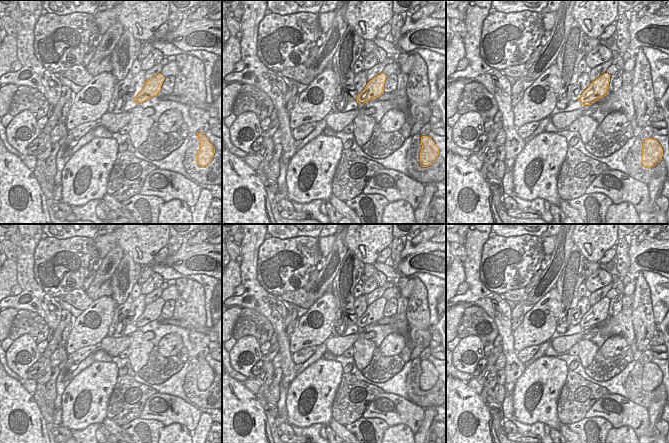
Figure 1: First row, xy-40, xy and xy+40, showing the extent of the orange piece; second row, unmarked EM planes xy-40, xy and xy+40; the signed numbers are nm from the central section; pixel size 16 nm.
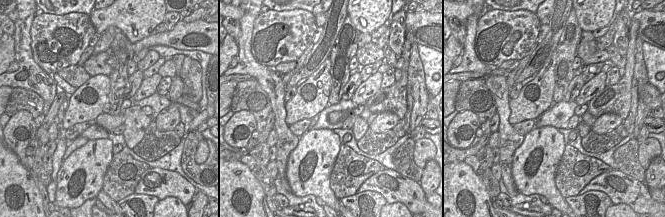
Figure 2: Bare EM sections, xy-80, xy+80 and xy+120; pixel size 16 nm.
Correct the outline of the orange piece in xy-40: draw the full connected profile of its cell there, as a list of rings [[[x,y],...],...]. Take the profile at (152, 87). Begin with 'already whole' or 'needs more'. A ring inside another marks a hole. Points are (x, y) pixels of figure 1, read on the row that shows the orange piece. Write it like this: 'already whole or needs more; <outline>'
already whole; [[[160,73],[150,80],[145,82],[143,90],[134,98],[134,101],[138,105],[154,96],[160,94],[161,86],[165,77]]]

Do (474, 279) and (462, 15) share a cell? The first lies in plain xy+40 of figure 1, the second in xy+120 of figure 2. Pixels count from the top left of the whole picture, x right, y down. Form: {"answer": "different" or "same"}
{"answer": "different"}

